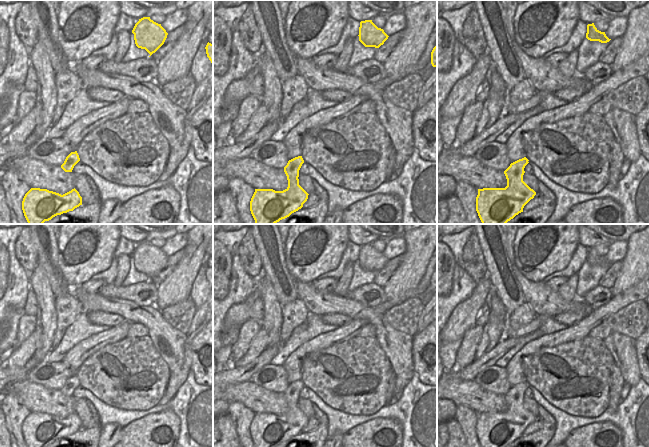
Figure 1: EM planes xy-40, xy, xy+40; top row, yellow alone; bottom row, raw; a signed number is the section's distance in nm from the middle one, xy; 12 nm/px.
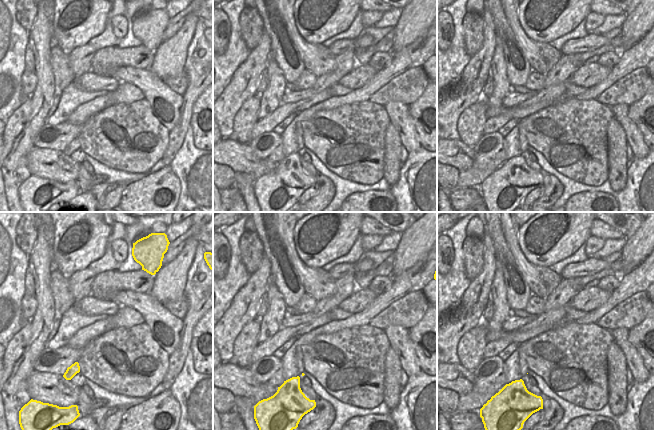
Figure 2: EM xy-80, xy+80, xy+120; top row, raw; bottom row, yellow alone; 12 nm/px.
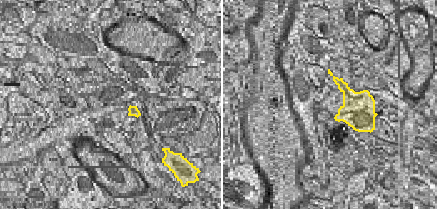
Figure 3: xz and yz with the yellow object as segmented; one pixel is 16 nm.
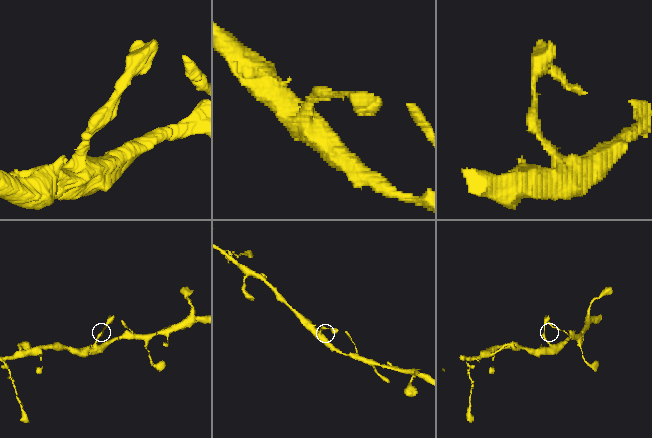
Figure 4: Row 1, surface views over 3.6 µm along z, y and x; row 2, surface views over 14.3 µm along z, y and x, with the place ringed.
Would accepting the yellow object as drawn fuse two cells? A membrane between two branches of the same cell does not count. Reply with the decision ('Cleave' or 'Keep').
Keep

